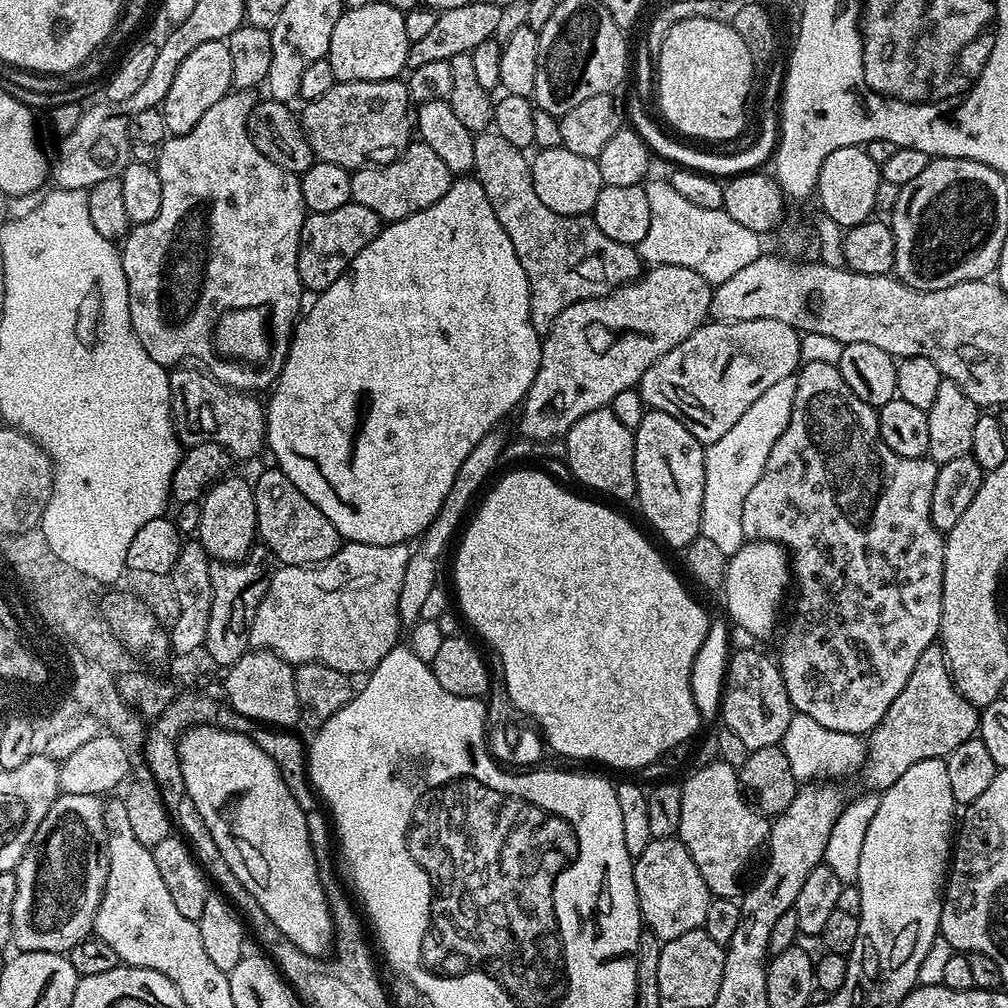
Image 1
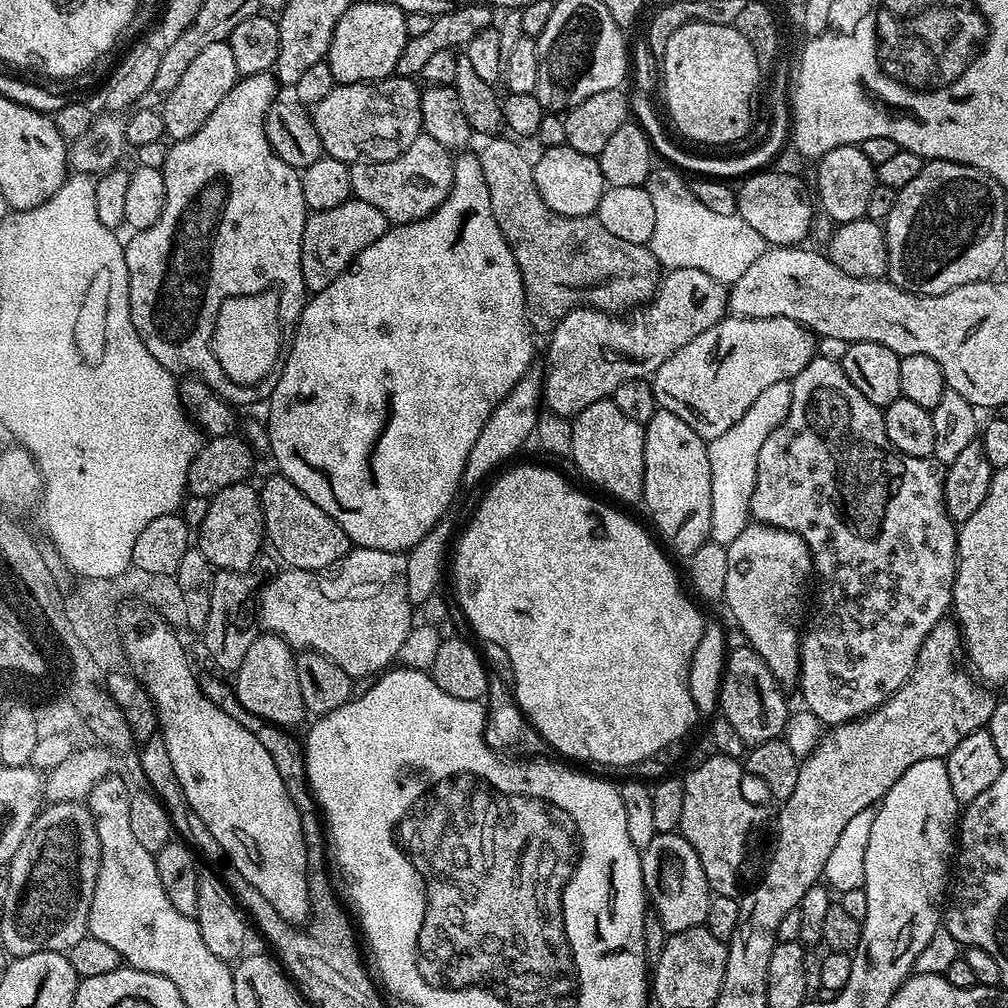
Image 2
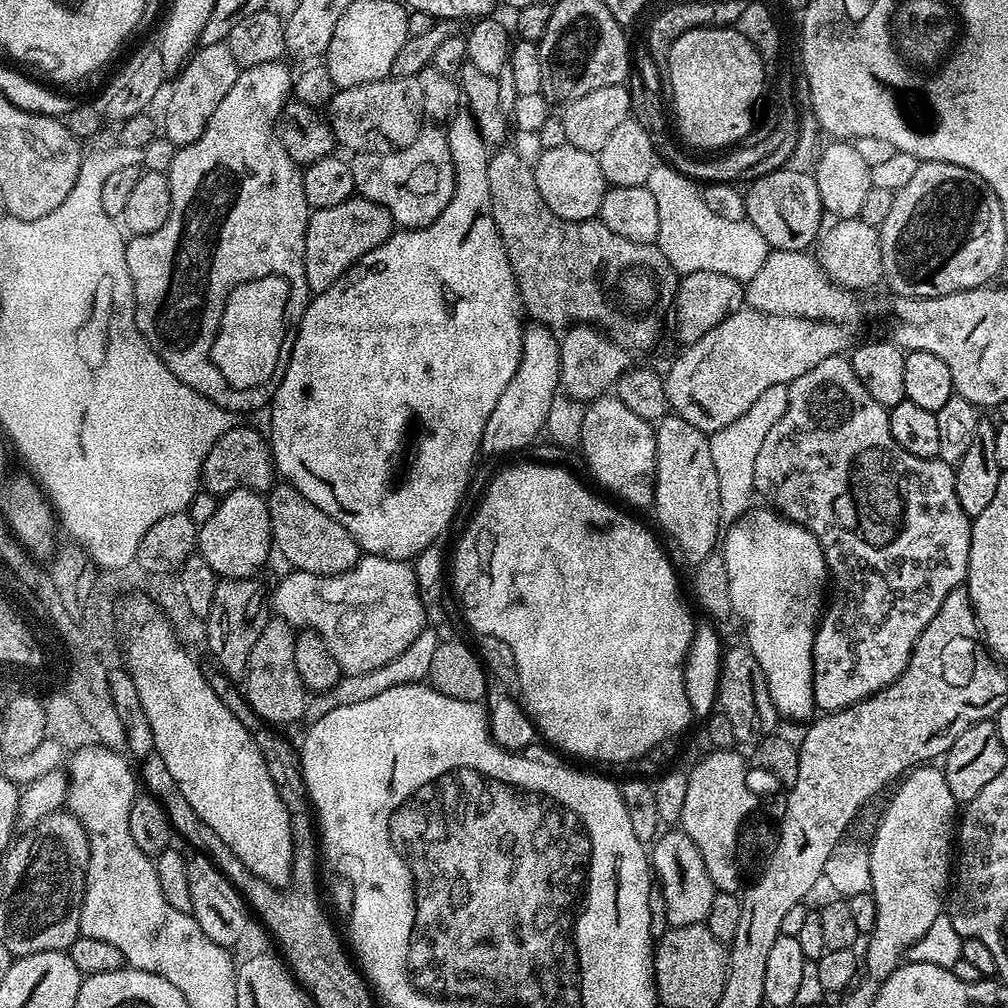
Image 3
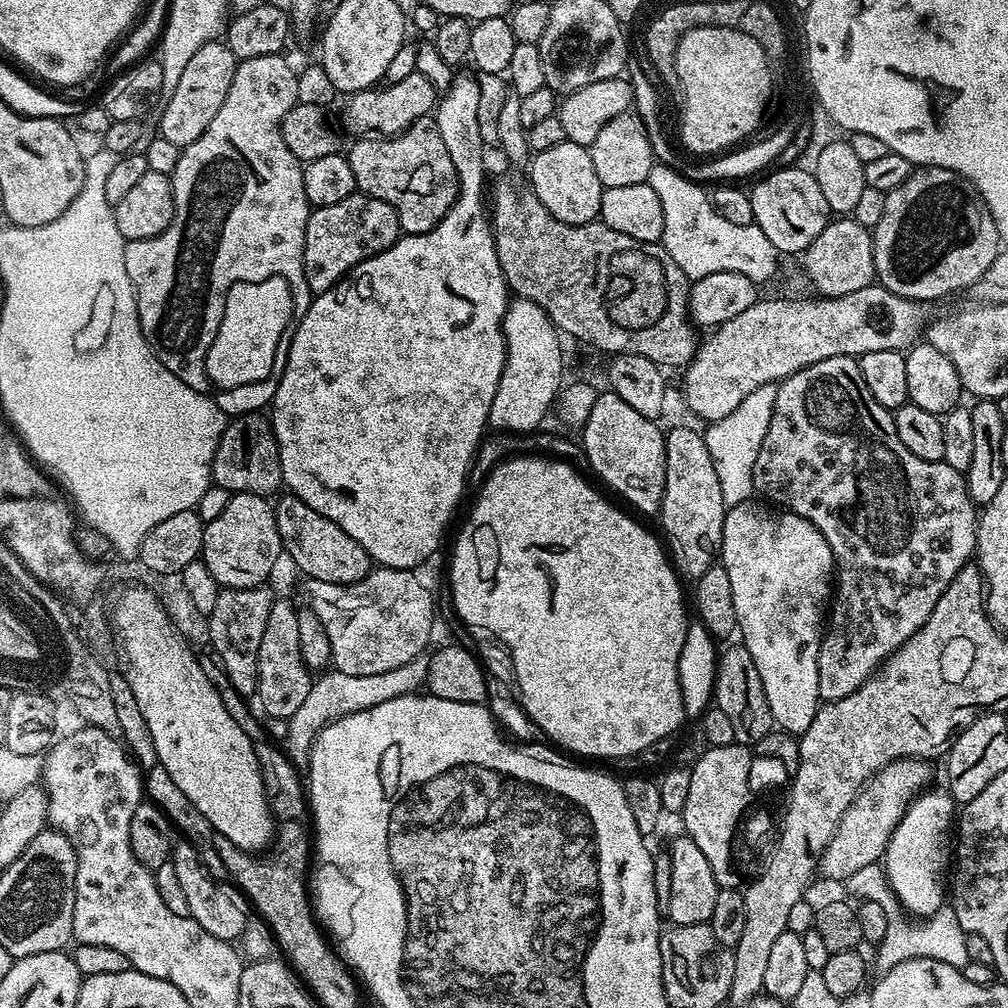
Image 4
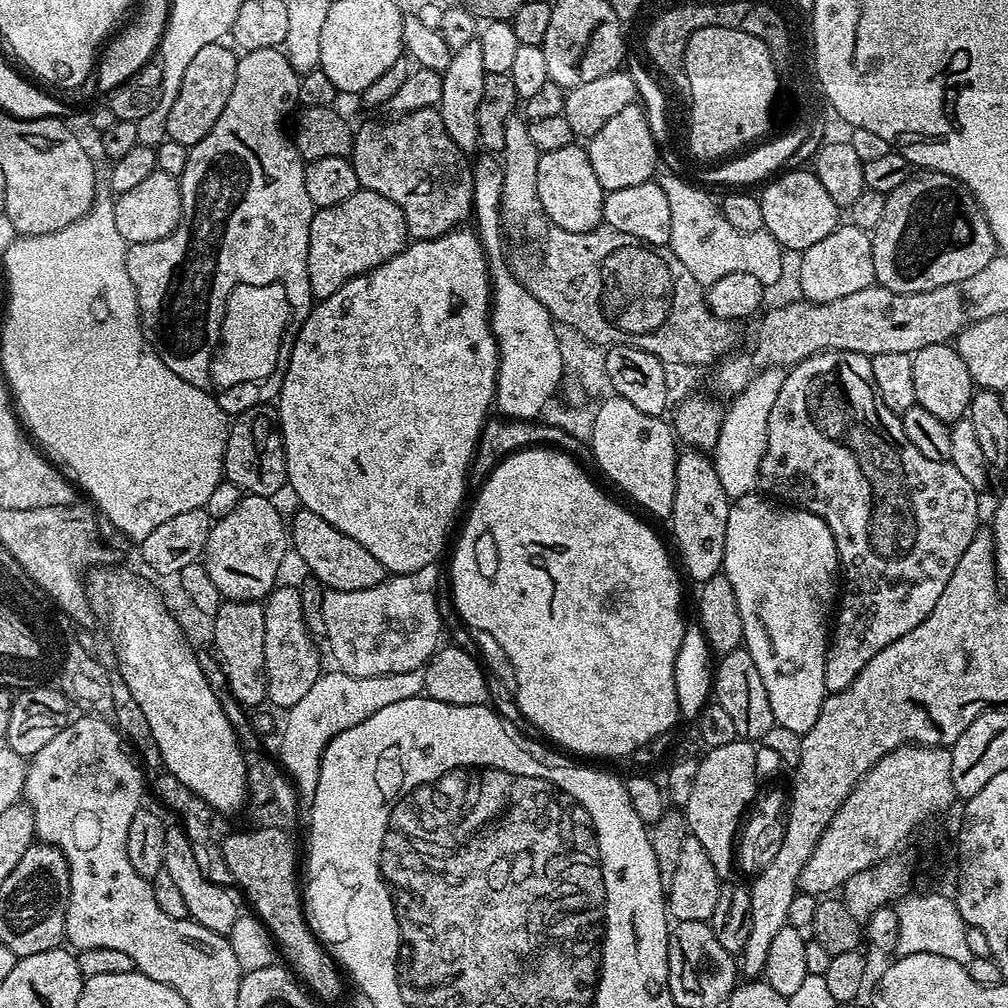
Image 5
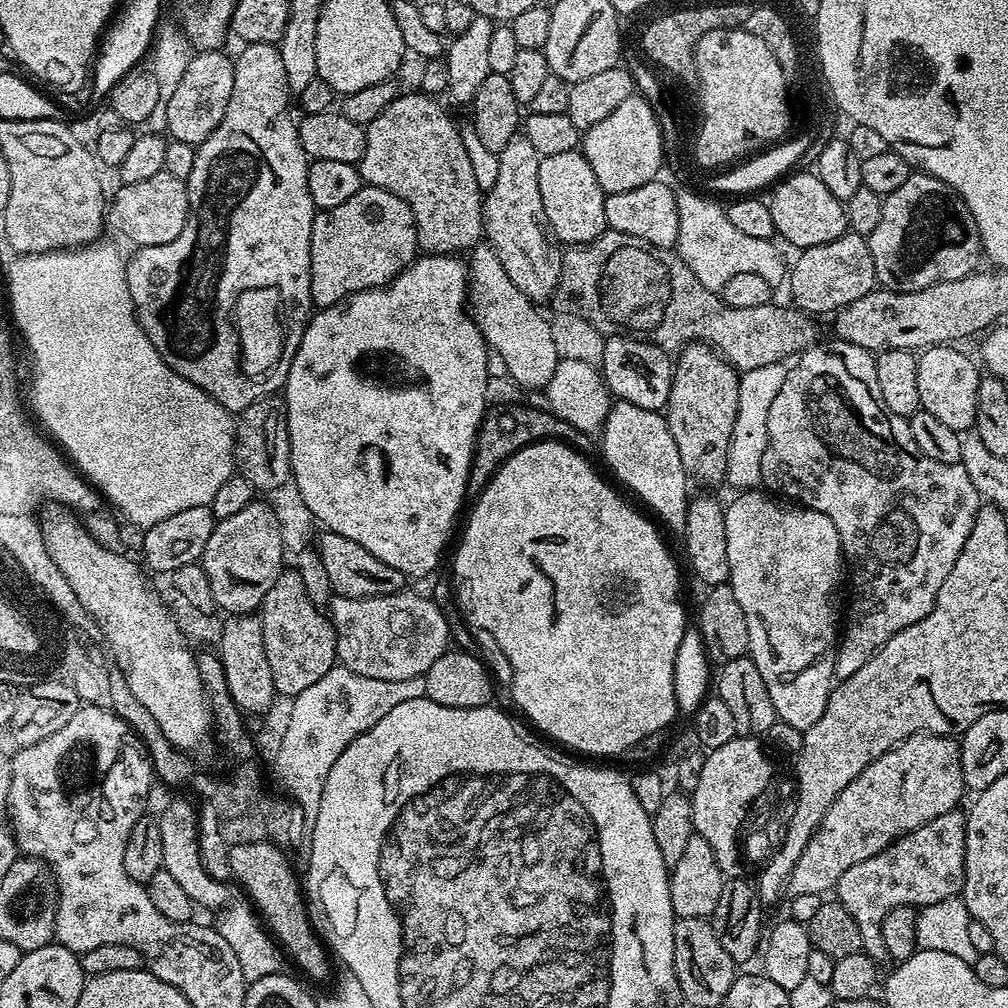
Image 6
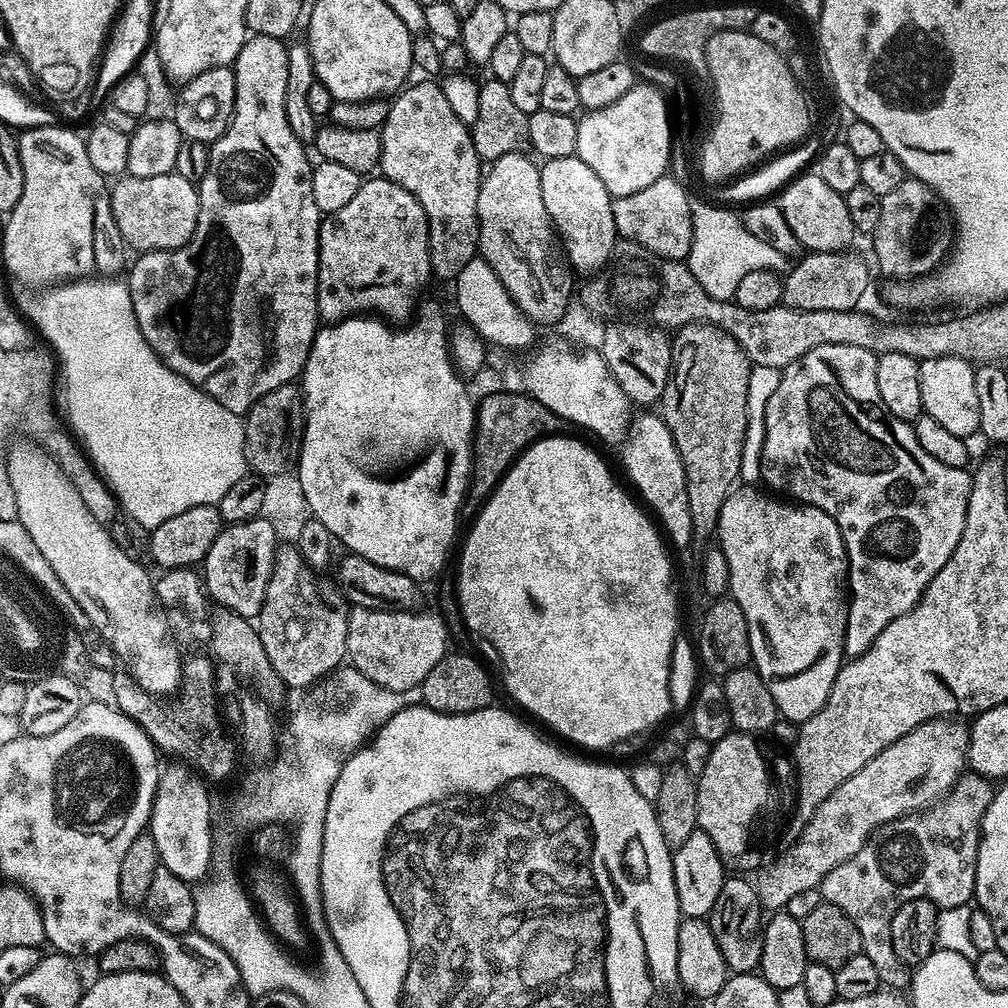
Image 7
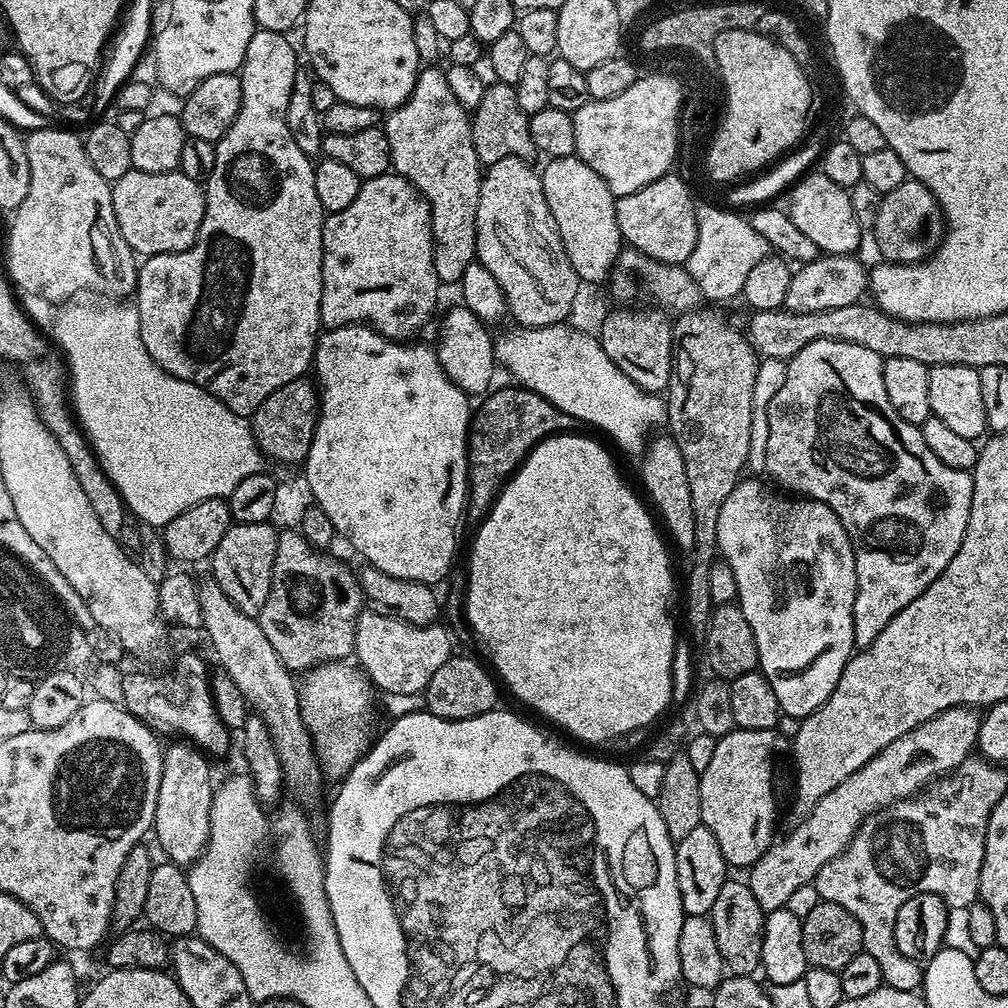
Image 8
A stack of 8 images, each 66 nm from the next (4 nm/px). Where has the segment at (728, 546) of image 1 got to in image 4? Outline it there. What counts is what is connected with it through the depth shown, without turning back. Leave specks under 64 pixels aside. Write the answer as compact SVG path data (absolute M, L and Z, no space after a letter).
M777 385L758 386L754 394L746 394L742 398L738 410L726 414L726 418L713 420L703 429L706 450L710 450L710 458L714 461L714 471L718 473L718 482L722 485L722 498L728 508L738 506L754 496L754 462L758 462L758 450L762 450L762 442L766 438L766 430L770 430L770 418L774 414Z

